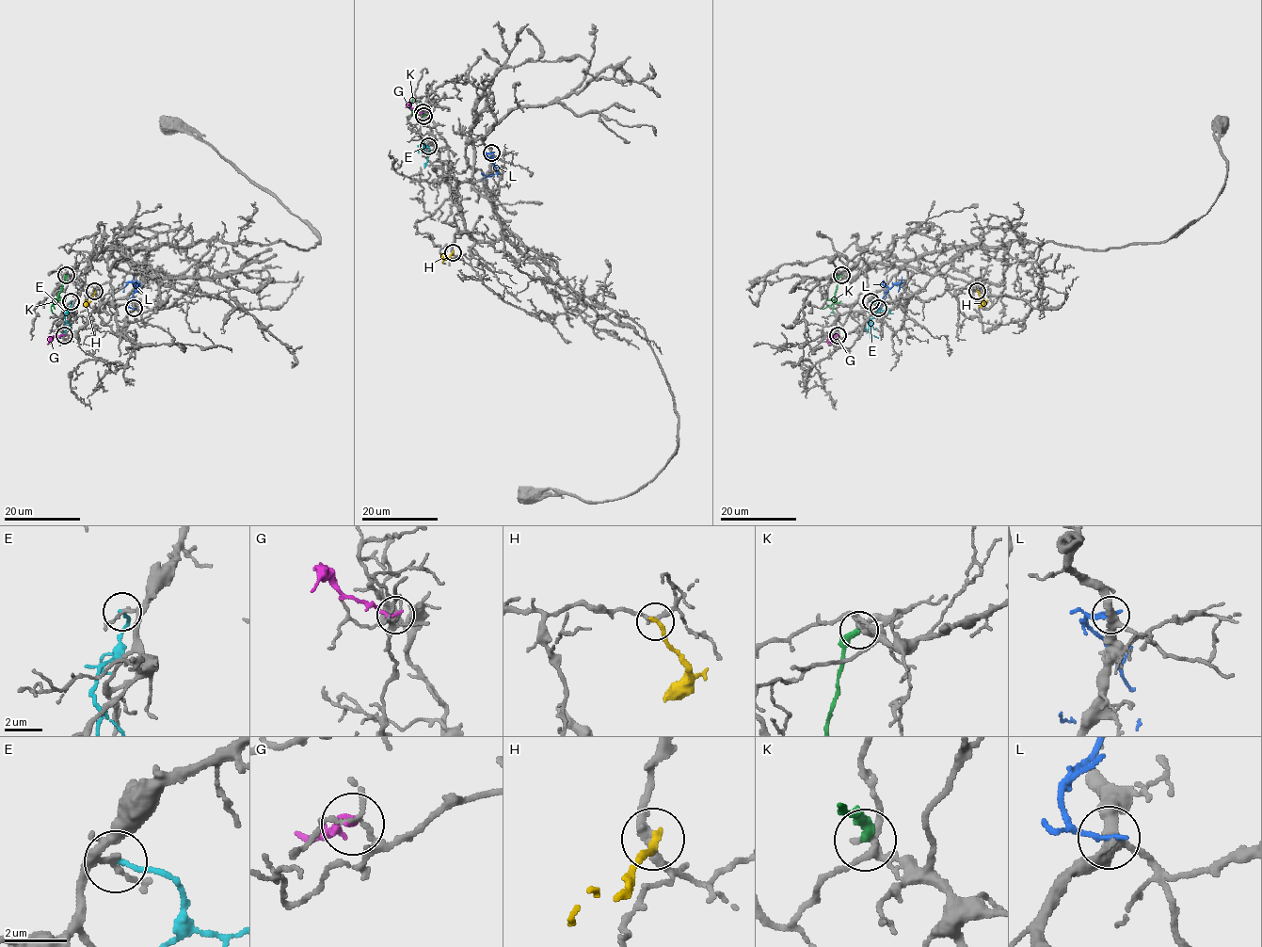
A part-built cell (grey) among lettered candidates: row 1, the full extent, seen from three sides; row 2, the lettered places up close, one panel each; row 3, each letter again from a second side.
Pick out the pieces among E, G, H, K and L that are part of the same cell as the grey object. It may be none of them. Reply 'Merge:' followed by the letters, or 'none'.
Merge: none

